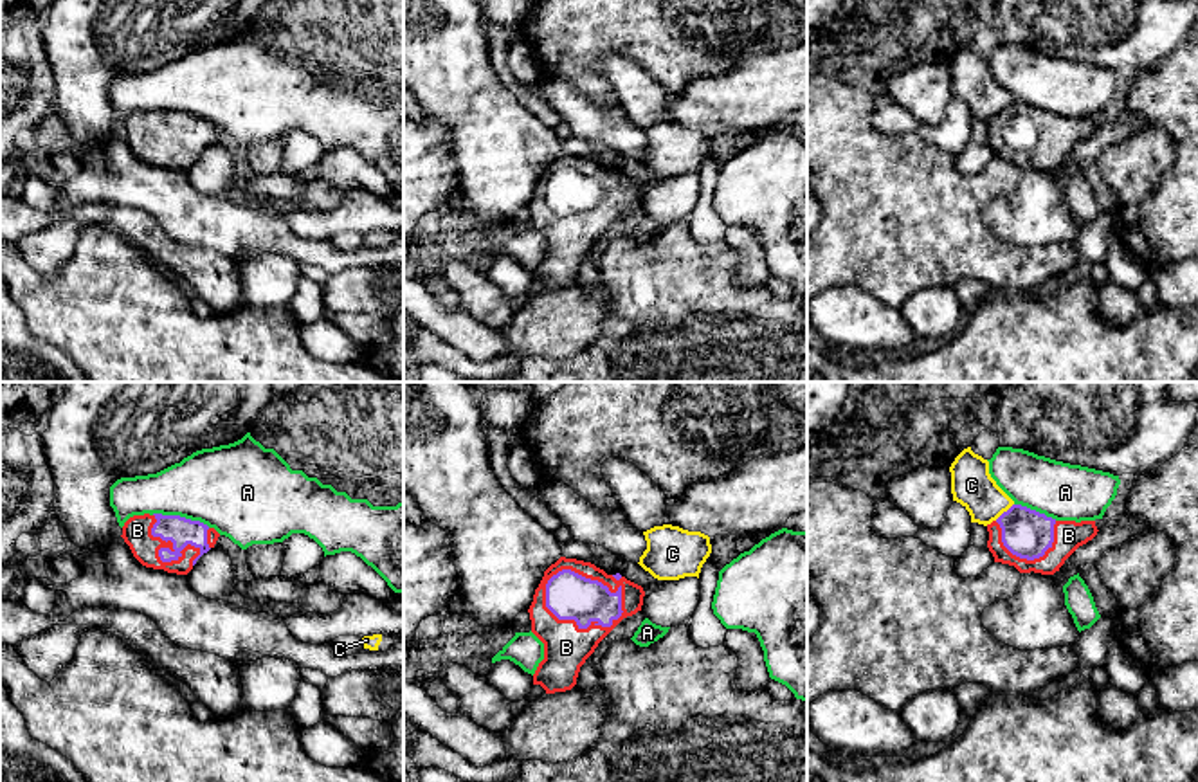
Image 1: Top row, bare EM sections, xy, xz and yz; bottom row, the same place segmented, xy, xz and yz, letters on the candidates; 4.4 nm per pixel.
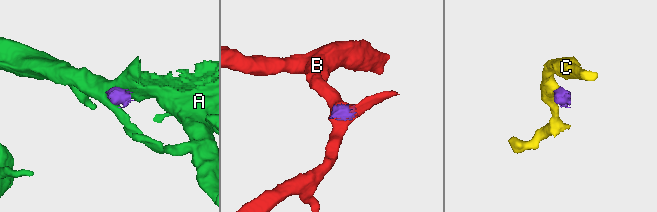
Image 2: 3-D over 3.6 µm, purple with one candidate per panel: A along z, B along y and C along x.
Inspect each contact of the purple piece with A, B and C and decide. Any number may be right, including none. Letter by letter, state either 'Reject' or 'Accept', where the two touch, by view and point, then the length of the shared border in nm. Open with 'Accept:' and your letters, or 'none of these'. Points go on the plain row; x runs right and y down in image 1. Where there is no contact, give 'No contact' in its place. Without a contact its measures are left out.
Accept: B
A: Reject. Touches purple at xy (179, 112). Shared border 280 nm
B: Accept. Touches purple at xz (593, 177). Shared border 380 nm
C: Reject. Touches purple at yz (1004, 109). Shared border 120 nm

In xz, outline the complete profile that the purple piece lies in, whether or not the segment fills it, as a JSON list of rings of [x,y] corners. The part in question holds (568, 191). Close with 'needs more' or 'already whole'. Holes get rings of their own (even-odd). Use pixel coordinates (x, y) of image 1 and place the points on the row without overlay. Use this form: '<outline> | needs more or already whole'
[[[560,153],[551,160],[535,186],[528,205],[531,229],[544,240],[544,256],[533,270],[533,281],[540,281],[546,290],[566,288],[576,281],[580,263],[594,249],[598,240],[627,213],[641,207],[645,187],[641,182],[627,177],[620,169],[607,171],[591,159]]] | needs more

